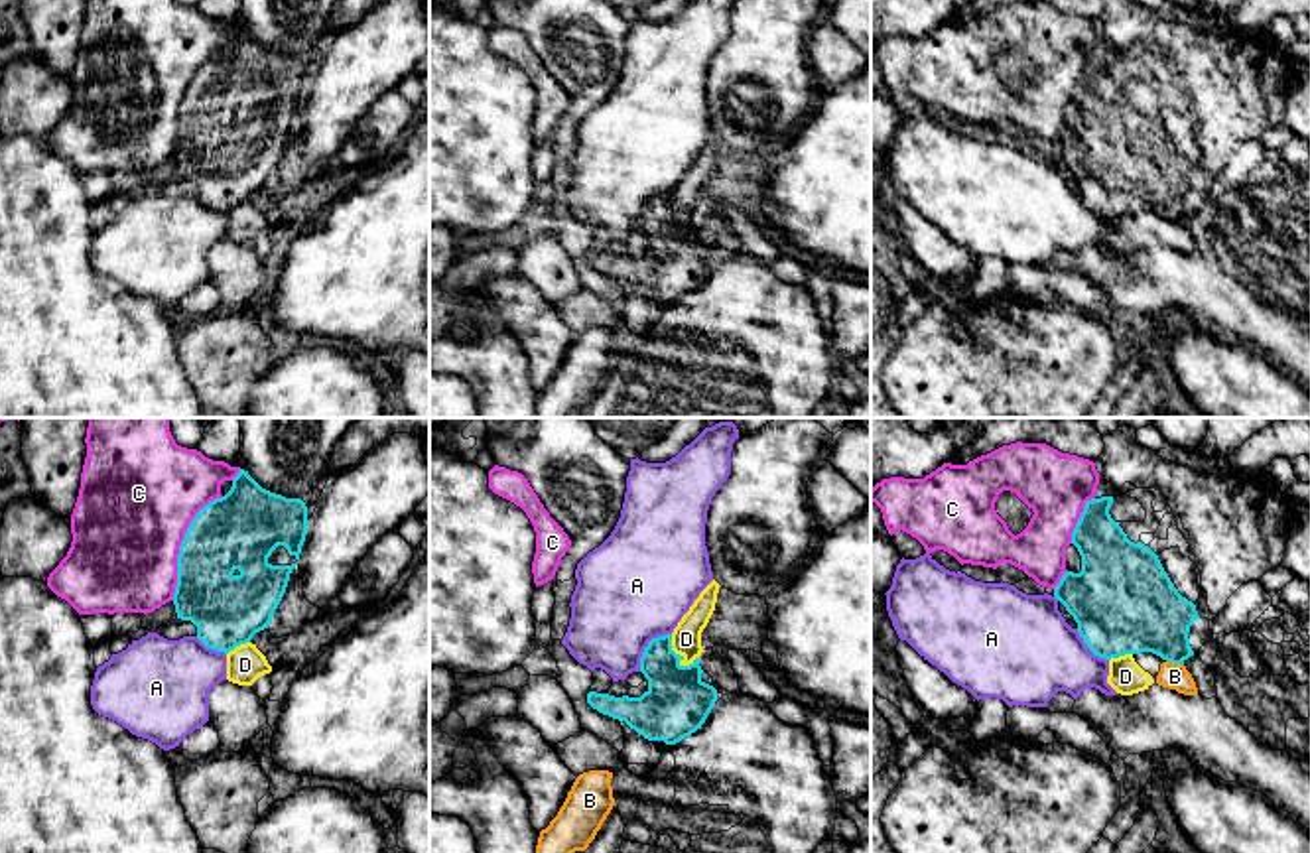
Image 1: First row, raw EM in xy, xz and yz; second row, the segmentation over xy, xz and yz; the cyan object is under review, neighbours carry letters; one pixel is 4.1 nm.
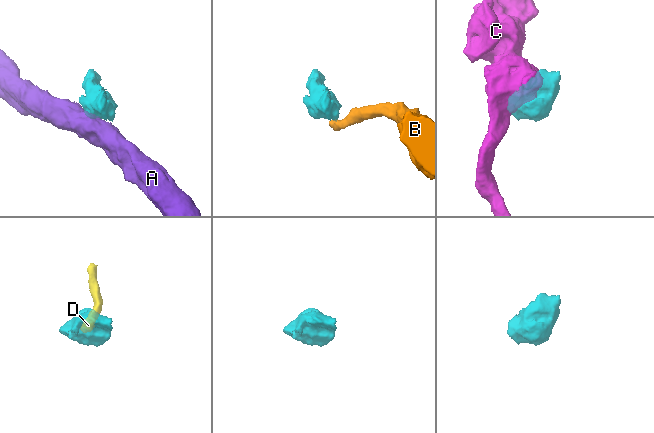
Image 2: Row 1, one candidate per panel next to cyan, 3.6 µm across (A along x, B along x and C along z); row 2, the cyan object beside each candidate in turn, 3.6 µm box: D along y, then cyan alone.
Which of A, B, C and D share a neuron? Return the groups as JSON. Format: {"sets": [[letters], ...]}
{"sets": [["A"], ["B", "D"], ["C"]]}

